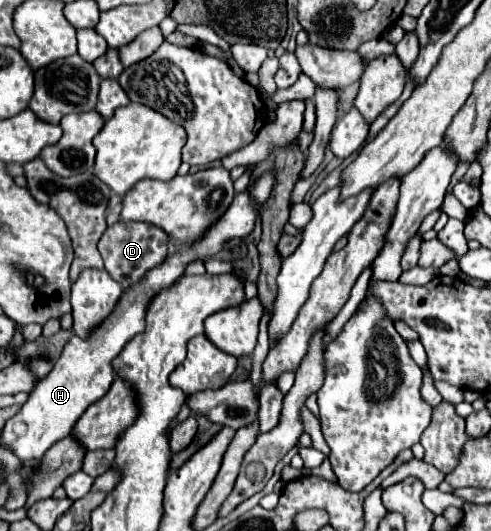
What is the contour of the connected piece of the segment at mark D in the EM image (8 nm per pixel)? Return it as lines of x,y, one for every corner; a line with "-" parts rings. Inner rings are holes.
118,221
116,225
108,227
98,243
98,249
104,259
104,267
110,273
114,281
118,281
122,287
130,287
138,283
146,271
158,267
166,255
168,255
168,235
150,223
138,223
138,221

